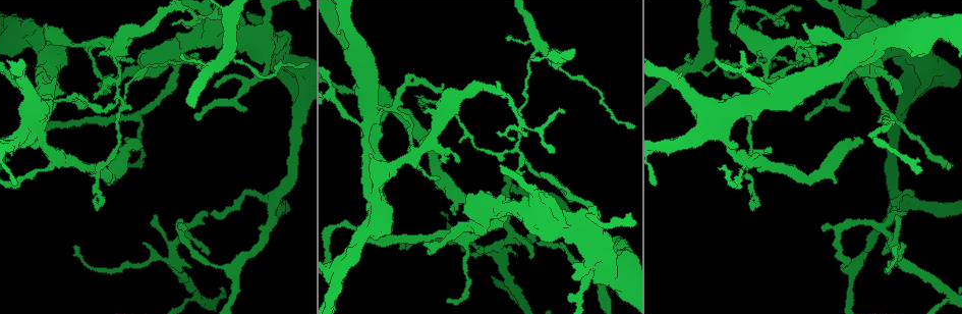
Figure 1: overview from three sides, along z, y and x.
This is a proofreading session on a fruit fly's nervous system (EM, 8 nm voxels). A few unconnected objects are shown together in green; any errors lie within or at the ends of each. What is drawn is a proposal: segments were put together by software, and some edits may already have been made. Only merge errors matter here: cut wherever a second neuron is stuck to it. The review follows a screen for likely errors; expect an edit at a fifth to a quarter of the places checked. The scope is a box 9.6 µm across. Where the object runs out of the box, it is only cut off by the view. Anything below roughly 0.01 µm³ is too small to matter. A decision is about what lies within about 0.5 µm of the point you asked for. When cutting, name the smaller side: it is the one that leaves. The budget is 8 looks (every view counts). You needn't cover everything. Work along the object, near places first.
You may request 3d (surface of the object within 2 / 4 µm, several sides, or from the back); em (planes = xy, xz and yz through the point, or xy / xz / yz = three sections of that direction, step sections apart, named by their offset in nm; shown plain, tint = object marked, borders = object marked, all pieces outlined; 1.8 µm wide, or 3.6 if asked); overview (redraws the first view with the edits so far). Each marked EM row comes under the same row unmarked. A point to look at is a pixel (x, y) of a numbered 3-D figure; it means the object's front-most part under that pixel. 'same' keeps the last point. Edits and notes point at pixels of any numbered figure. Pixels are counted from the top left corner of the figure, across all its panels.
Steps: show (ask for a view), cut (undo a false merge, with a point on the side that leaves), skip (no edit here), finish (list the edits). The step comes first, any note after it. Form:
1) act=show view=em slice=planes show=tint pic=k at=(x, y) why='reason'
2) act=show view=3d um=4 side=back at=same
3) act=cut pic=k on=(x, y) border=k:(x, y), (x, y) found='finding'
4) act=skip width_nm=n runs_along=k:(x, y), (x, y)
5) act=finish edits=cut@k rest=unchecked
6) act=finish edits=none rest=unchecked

act=show view=3d um=4 pic=1 at=(592, 246) why='calibre changes'

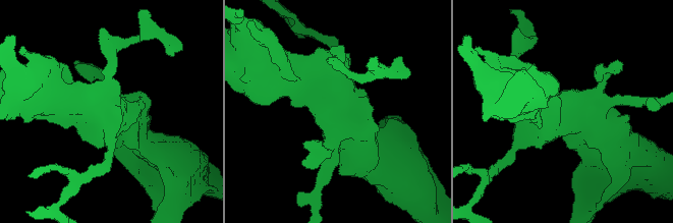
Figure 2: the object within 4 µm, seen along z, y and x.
act=show view=em slice=xz step=4 show=tint pic=2 at=(571, 114)

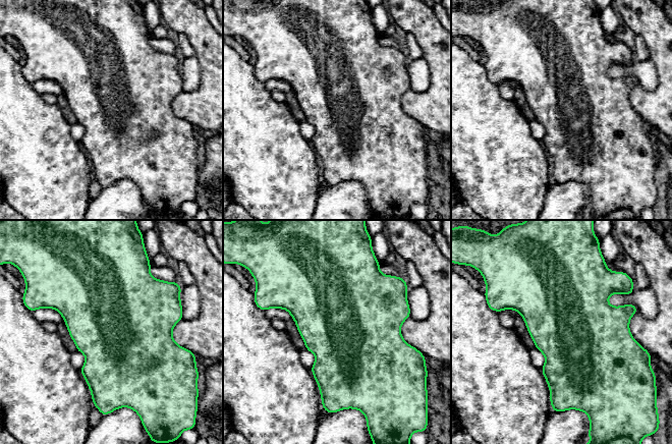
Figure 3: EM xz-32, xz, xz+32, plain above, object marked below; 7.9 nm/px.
act=show view=em slice=yz step=8 show=tint at=same

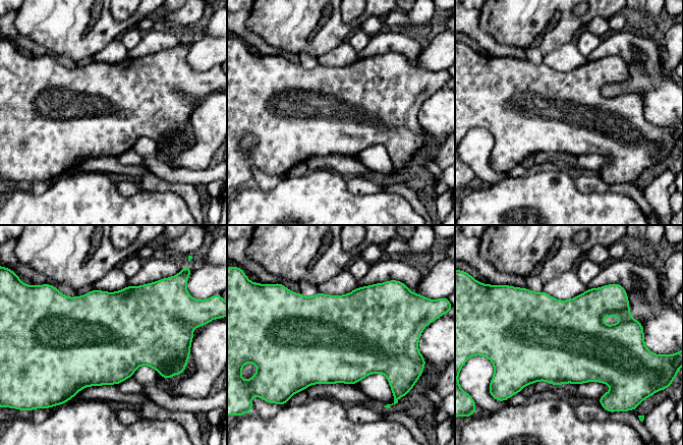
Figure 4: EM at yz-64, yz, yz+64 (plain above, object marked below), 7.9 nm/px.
act=skip found='one neuron here'

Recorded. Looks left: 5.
act=show view=em slice=yz step=4 show=tint pic=1 at=(171, 262) why='looks like a crossing'

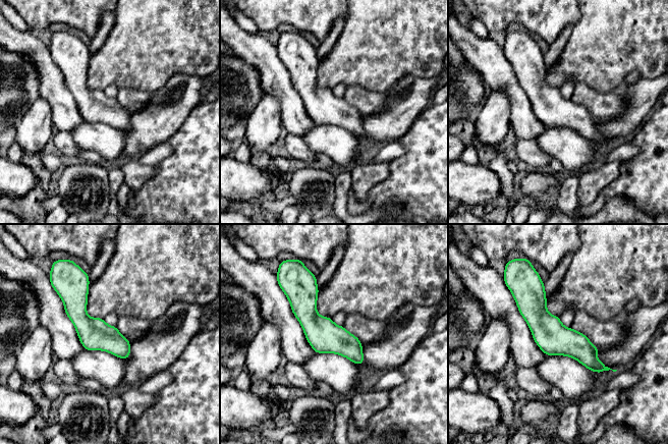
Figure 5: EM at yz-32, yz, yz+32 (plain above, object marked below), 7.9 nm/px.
act=show view=em slice=planes show=tint at=same

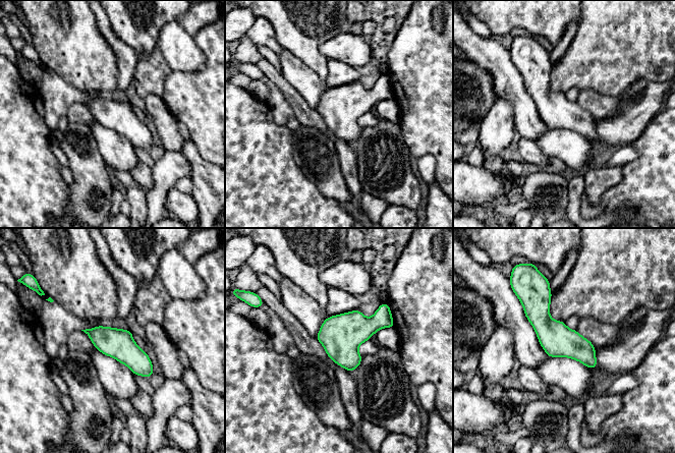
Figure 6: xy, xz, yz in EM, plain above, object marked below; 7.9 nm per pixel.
act=skip runs_along=6:(546, 285), (543, 318), (594, 364) found='continuous, no second neuron'

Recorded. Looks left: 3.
act=show view=em slice=xz step=4 show=tint pic=1 at=(380, 93) why='four or more arms meet'

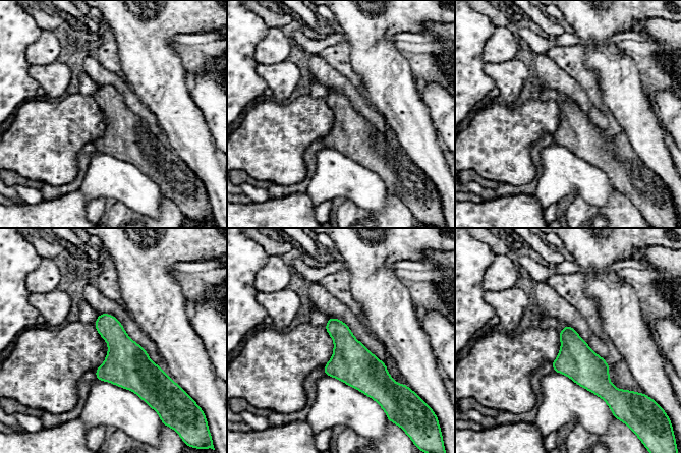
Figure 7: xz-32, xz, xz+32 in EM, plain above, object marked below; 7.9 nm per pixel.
act=show view=em slice=planes show=tint at=same why='another direction'

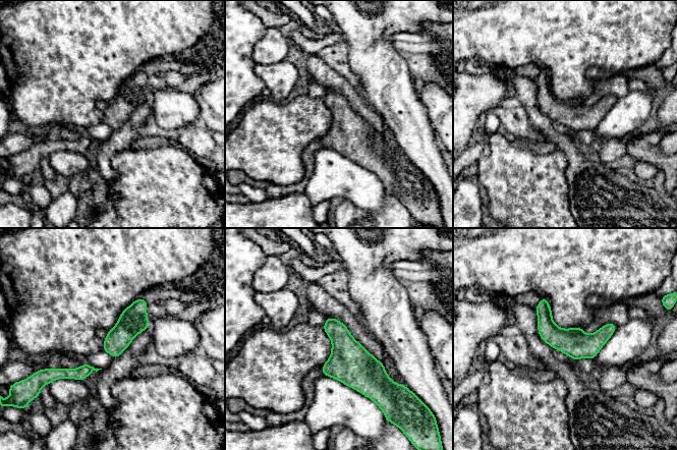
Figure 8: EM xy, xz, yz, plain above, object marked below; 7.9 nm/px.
act=skip found='all the same neuron'

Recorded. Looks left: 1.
act=finish edits=none rest=unchecked

